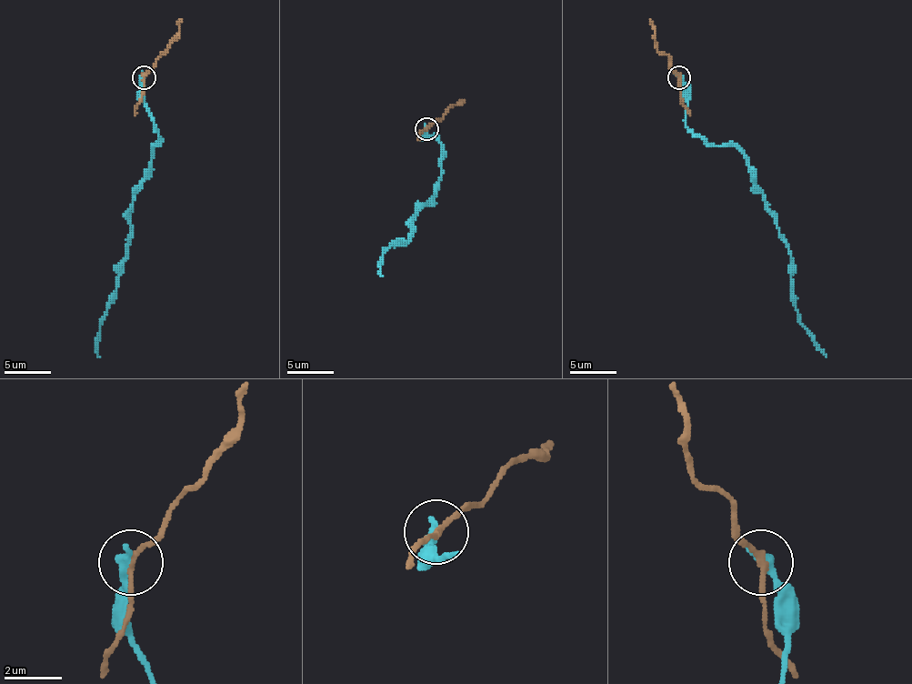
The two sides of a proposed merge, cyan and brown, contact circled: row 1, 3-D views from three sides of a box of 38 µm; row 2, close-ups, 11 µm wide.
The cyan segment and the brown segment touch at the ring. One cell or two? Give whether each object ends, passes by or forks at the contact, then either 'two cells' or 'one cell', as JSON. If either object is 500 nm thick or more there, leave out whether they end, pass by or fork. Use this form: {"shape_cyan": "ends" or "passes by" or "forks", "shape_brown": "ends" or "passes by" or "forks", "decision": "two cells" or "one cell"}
{"shape_cyan": "ends", "shape_brown": "passes by", "decision": "two cells"}

